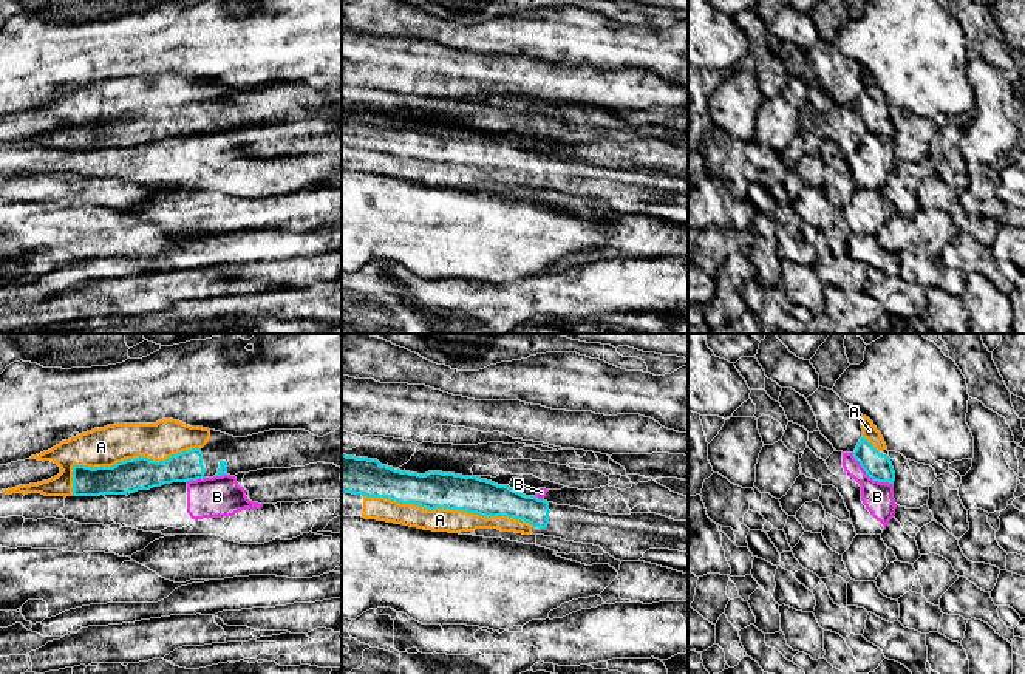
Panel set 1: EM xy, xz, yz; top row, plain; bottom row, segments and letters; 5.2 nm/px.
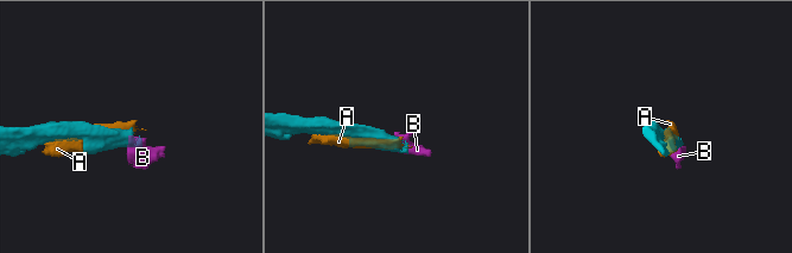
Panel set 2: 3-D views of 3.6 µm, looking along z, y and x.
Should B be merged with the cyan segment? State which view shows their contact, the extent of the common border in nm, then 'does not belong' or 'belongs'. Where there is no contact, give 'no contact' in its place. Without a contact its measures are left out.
yz | 280 nm | does not belong

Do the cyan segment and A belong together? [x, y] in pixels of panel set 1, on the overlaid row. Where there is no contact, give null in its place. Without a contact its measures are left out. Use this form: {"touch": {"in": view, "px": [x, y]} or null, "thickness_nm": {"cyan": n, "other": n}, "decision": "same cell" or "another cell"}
{"touch": {"in": "xz", "px": [449, 509]}, "thickness_nm": {"cyan": 190, "other": 130}, "decision": "another cell"}

